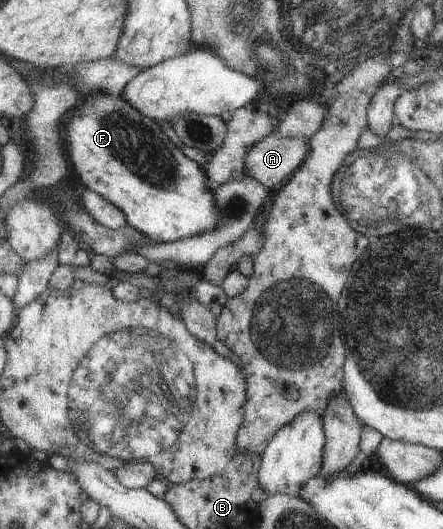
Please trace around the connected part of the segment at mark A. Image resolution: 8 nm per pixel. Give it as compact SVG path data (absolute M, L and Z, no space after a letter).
M266 136L247 153L247 172L275 192L279 183L296 173L308 157L309 150L309 139L302 136Z

